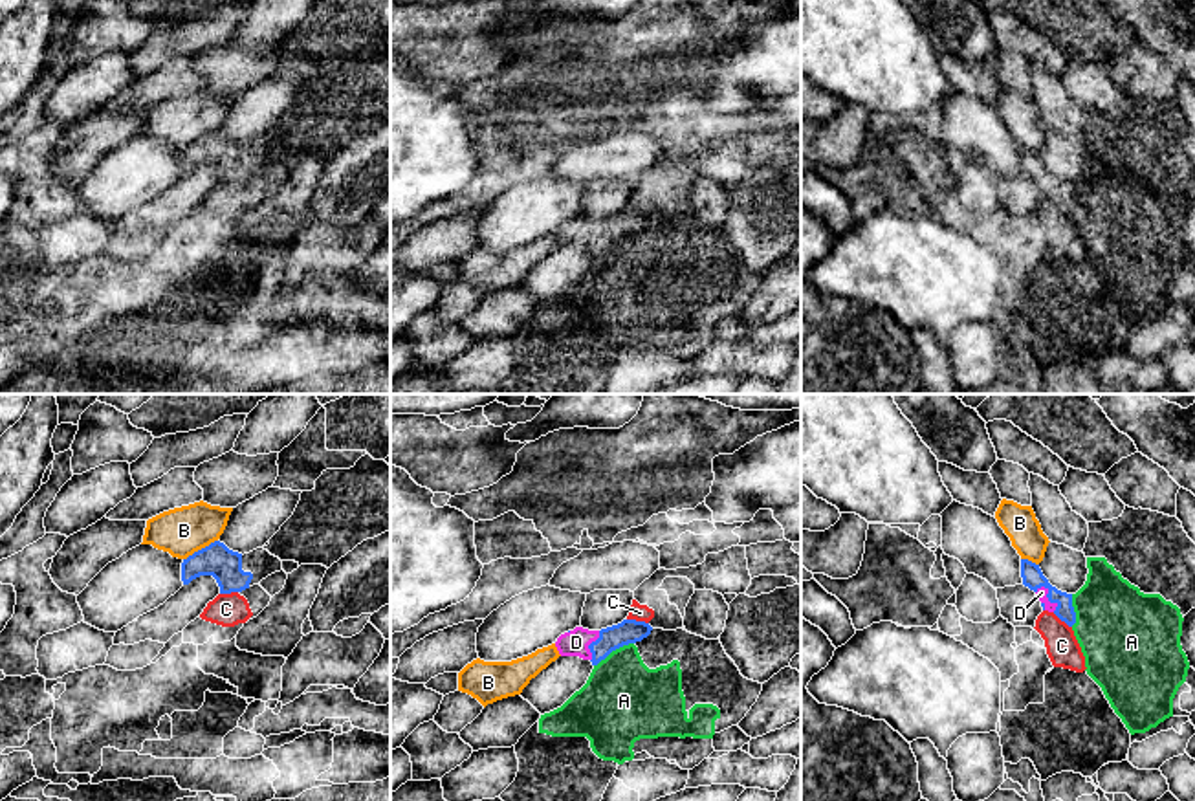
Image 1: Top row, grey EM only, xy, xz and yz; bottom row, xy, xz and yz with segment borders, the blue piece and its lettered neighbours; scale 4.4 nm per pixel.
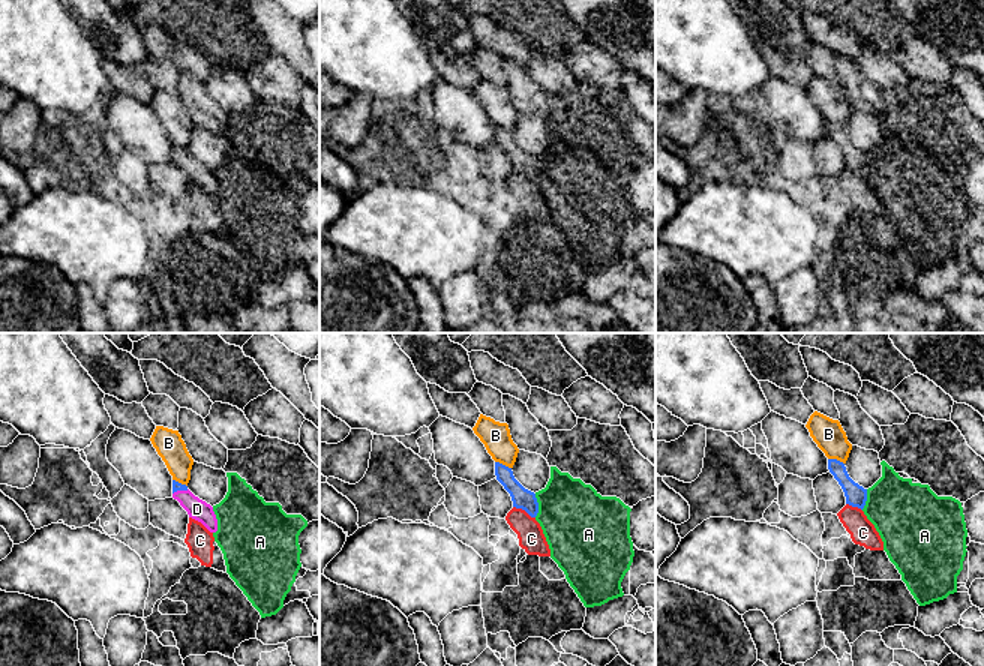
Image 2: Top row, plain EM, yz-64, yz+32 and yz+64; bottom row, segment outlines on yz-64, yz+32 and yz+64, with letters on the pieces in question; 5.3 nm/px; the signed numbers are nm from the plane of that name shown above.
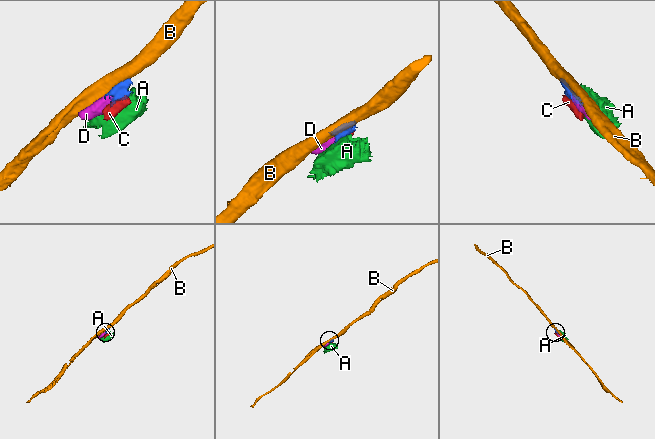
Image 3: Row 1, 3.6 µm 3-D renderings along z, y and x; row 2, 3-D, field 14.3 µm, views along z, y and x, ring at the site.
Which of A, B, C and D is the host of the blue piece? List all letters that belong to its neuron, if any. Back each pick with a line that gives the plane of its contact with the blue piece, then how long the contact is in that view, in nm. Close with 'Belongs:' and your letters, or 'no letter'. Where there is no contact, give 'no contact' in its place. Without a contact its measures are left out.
D: yz | 130 nm
Belongs: D

